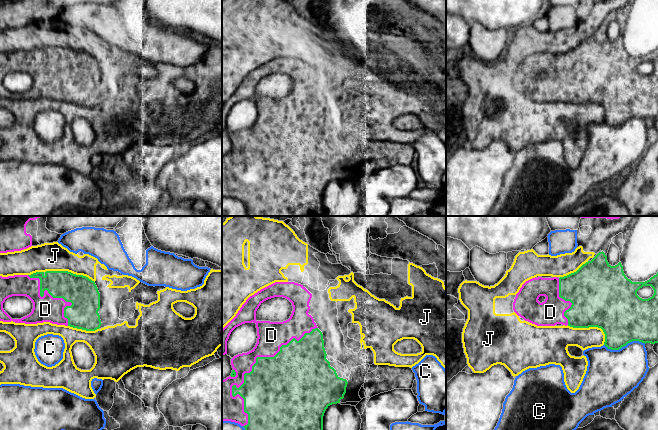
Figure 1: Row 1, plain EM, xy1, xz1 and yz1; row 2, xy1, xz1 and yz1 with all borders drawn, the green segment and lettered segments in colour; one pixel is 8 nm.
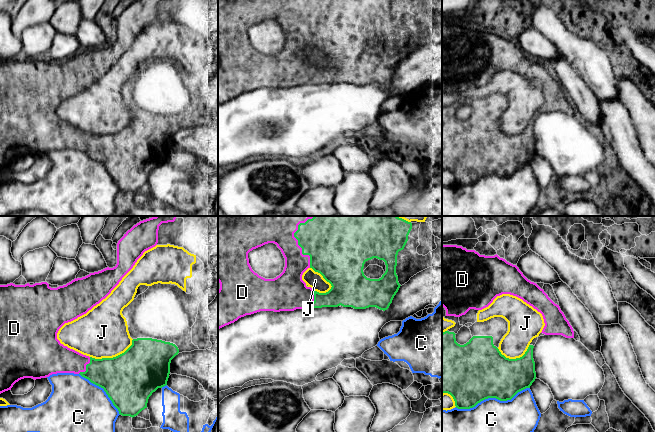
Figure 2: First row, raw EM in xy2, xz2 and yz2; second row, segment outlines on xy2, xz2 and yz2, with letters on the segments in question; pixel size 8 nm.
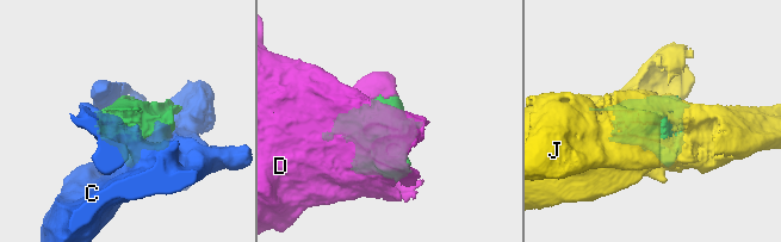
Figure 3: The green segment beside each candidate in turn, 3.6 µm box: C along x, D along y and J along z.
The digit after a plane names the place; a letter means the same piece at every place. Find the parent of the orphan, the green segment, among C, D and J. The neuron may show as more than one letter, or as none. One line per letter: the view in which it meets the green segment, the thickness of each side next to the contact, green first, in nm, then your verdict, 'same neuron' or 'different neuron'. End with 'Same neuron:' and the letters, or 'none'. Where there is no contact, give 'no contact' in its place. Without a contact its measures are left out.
C: yz2 | 480/460 nm | different neuron
D: xz1 | 500/190 nm | same neuron
J: xy1 | 240/220 nm | different neuron
Same neuron: D

